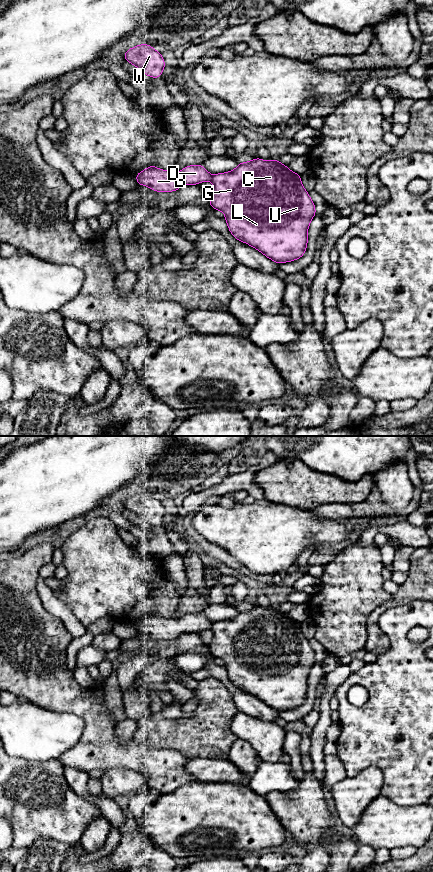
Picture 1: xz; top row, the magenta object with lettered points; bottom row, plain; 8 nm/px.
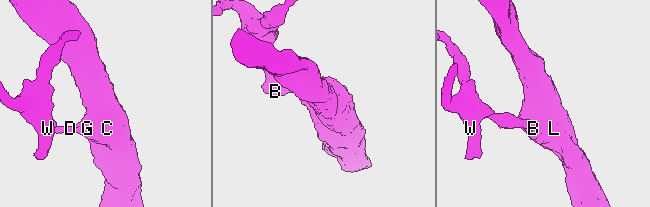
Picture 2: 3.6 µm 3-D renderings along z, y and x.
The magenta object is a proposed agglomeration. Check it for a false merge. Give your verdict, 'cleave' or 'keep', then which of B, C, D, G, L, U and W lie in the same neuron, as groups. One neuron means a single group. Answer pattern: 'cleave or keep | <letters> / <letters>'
cleave | B D W / C G L U

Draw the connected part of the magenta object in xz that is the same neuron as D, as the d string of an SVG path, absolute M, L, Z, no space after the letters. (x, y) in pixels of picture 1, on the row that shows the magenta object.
M200 164L189 165L184 167L180 172L161 170L151 165L134 177L138 185L147 186L155 192L174 192L183 185L198 185L204 181L211 181L212 176Z

